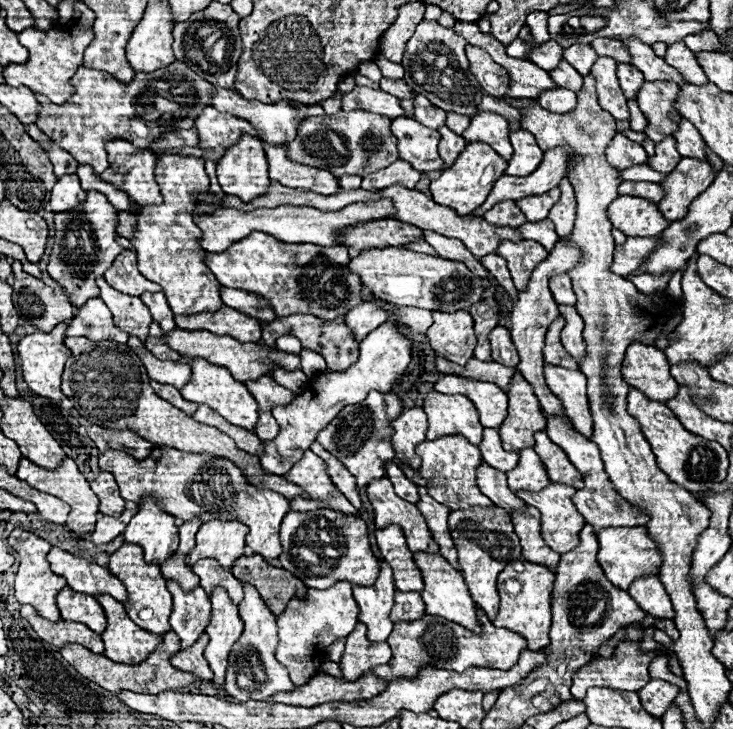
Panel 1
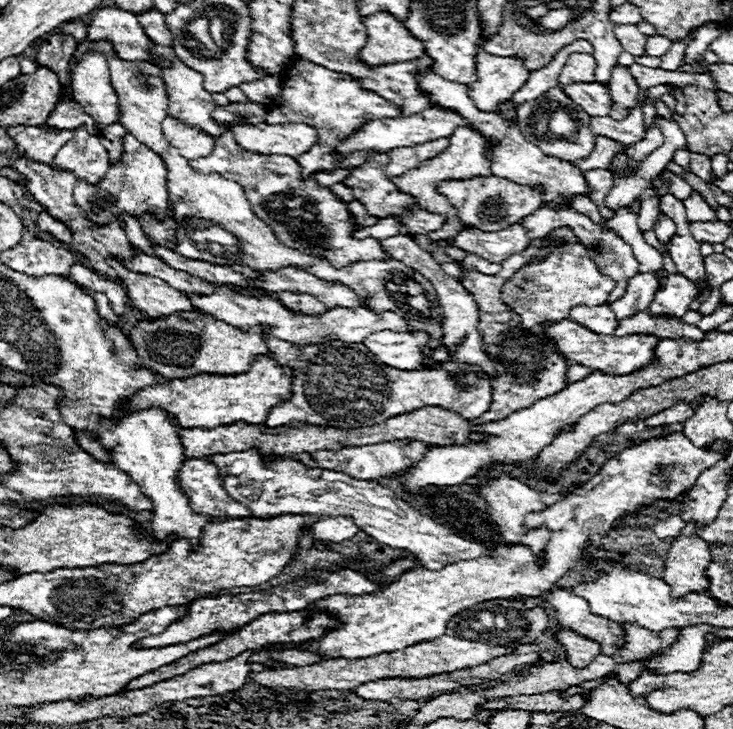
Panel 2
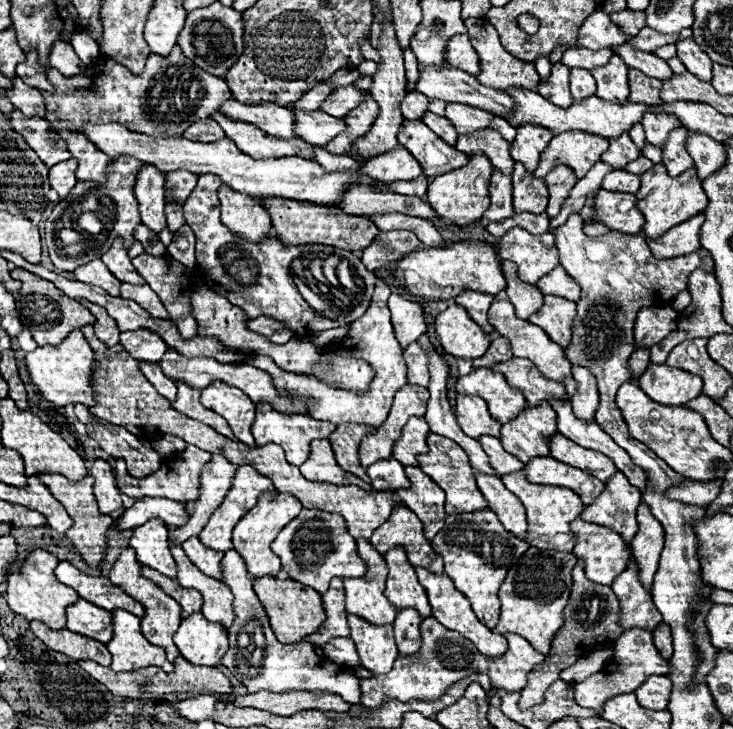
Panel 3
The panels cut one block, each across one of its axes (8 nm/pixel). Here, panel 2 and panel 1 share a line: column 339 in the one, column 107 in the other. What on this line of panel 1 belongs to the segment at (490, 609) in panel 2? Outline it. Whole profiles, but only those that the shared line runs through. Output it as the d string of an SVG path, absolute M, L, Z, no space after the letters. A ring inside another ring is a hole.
M174 632L164 634L164 640L156 646L156 650L142 662L136 666L128 666L128 664L118 664L108 660L102 654L90 654L90 650L86 650L84 646L64 646L60 650L60 654L88 680L96 682L98 686L102 686L104 690L118 694L120 690L132 690L132 692L140 692L140 694L160 694L166 690L178 690L178 688L186 688L190 684L196 682L196 676L190 672L182 672L182 670L174 670L174 666L170 666L170 656L176 654L178 648L178 636Z

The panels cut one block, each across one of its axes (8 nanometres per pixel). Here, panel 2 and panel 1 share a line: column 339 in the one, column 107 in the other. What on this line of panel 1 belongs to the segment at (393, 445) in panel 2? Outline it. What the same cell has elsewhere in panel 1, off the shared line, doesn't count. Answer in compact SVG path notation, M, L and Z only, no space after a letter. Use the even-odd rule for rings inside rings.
M156 446L152 454L142 462L120 450L106 450L104 454L100 454L98 464L102 470L116 476L124 500L142 502L144 496L154 496L162 510L184 522L192 518L200 518L202 522L240 520L250 528L246 544L256 554L264 556L266 562L272 562L282 554L278 530L282 518L290 510L290 500L282 498L282 494L250 486L238 466L234 466L226 458L218 458L212 454L180 452L170 446Z

